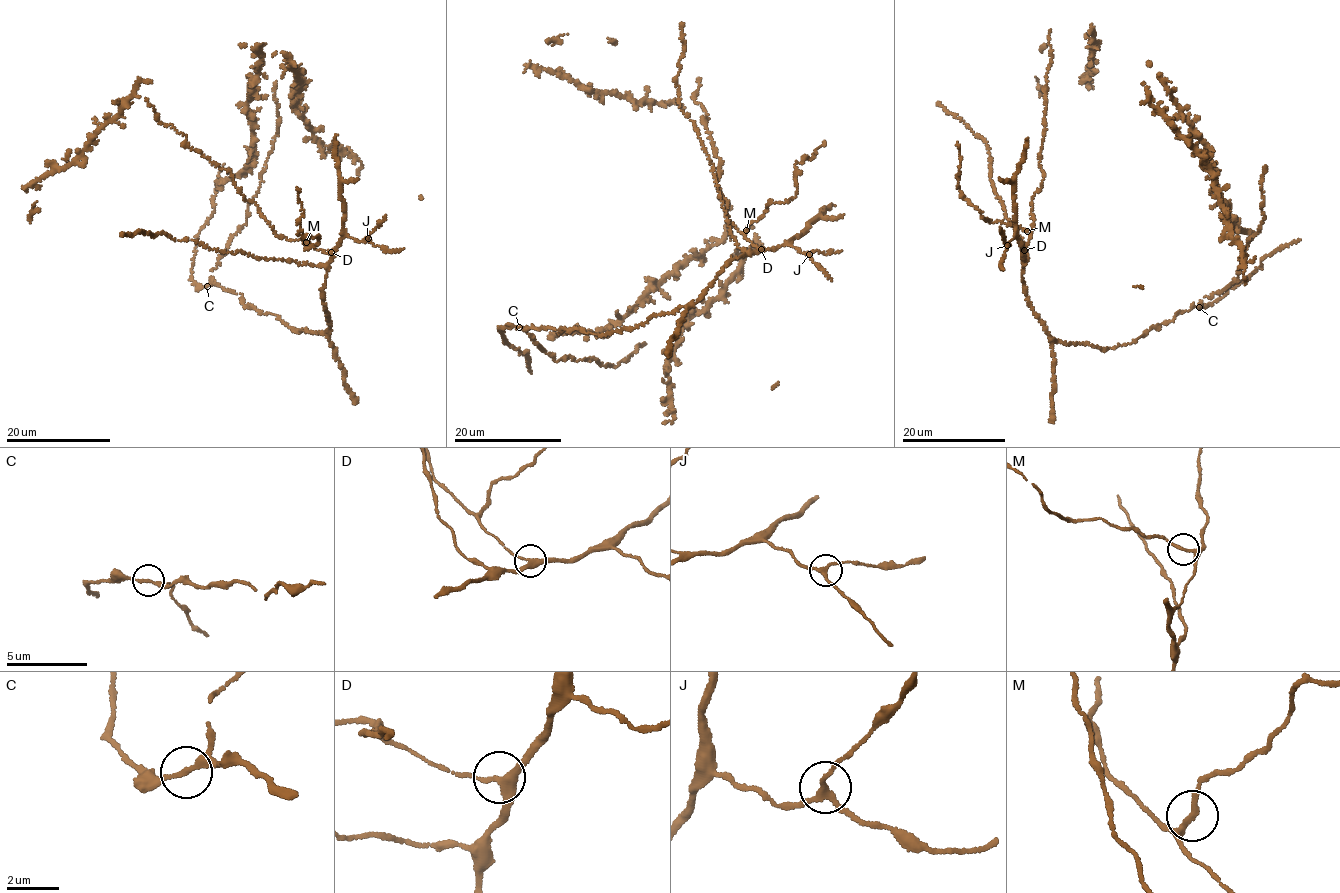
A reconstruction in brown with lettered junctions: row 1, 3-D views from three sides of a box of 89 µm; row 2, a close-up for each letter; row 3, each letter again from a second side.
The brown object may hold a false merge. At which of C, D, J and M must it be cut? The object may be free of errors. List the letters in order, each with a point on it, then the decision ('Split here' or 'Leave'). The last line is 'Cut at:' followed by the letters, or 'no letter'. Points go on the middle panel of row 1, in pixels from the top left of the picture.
C: Place: (519, 327). Leave
D: Place: (761, 249). Leave
J: Place: (809, 254). Leave
M: Place: (746, 230). Leave
Cut at: no letter

